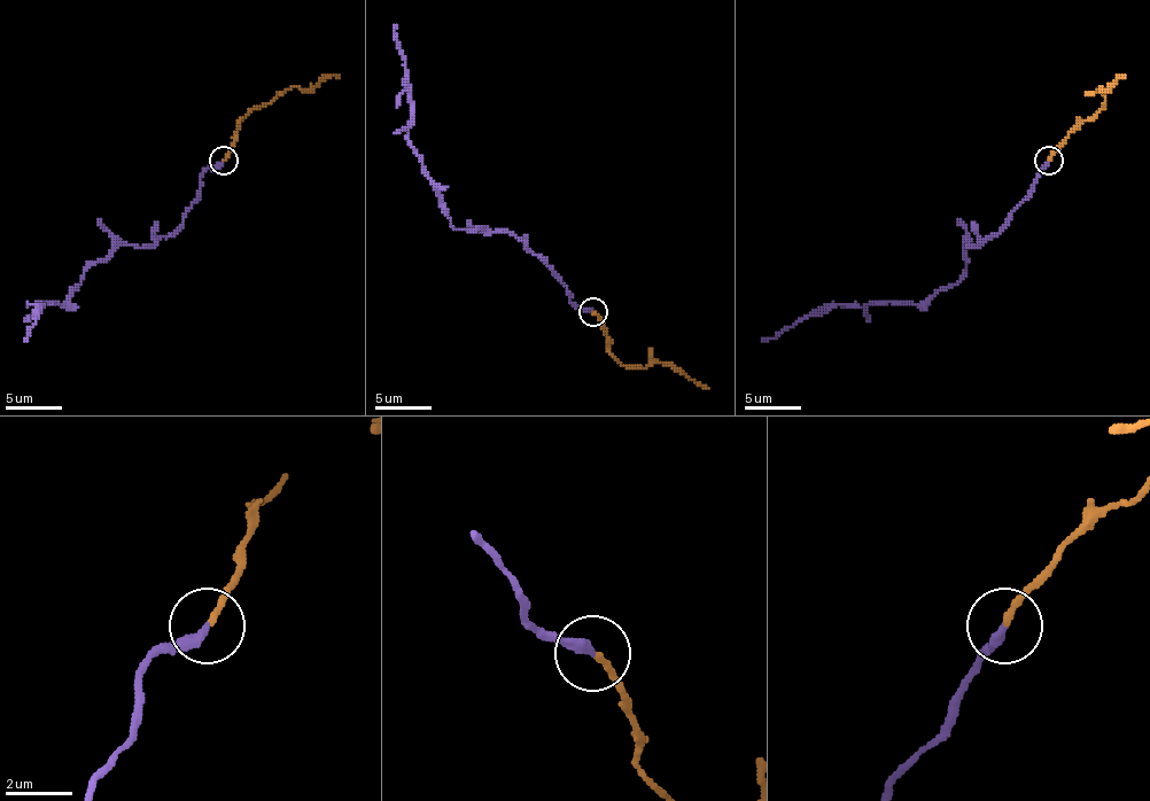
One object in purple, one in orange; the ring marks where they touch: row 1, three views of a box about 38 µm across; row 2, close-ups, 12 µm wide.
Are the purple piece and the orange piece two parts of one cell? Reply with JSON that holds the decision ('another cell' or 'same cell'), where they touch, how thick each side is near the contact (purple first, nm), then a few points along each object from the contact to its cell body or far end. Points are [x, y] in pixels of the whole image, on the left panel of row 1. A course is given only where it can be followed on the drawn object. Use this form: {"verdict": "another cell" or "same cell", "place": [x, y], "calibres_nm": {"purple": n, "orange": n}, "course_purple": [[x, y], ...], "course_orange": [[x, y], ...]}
{"verdict": "another cell", "place": [224, 161], "calibres_nm": {"purple": 300, "orange": 190}, "course_purple": [[223, 160], [203, 173], [200, 196], [175, 233], [144, 248], [118, 245], [61, 304], [38, 304], [28, 341]], "course_orange": [[223, 160], [234, 140], [237, 123], [254, 106], [265, 106], [290, 88], [310, 88], [333, 75], [339, 78]]}

